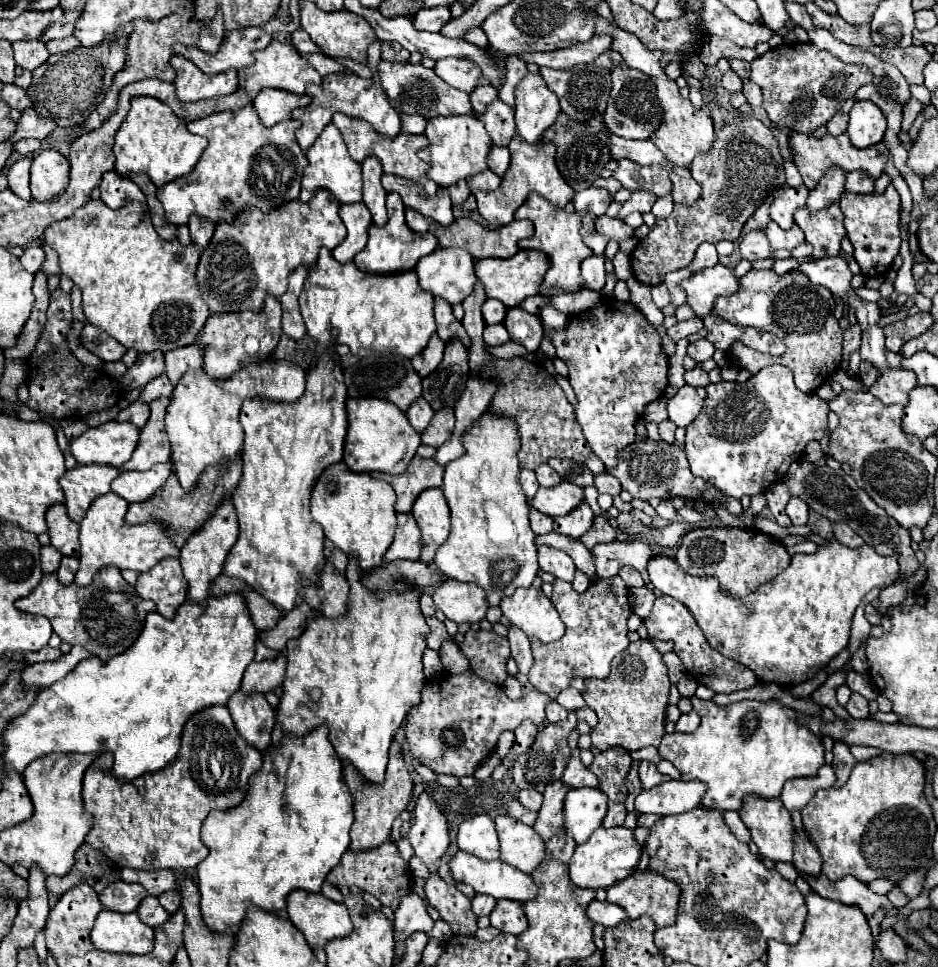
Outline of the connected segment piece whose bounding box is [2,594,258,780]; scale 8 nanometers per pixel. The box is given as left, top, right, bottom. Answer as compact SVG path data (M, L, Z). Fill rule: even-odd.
M242 594L210 596L206 606L184 602L170 620L158 612L148 612L138 642L126 654L118 654L118 658L110 658L108 662L96 656L82 660L64 680L44 688L28 712L10 722L2 734L6 744L2 754L6 770L22 774L32 760L52 752L92 754L106 750L114 754L112 774L120 780L134 780L142 774L162 770L180 750L180 734L186 720L202 708L226 704L240 688L244 670L254 660L256 634Z

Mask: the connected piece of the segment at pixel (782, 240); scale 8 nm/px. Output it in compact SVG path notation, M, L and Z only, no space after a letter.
M770 222L766 226L766 234L768 234L768 240L772 244L772 248L786 248L786 250L794 250L798 244L804 242L804 234L802 230L798 228L798 224L794 224L790 230L782 230L776 222Z

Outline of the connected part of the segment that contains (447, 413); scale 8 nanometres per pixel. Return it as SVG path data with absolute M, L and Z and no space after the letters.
M436 410L430 426L422 432L422 444L426 446L442 446L454 432L454 410Z

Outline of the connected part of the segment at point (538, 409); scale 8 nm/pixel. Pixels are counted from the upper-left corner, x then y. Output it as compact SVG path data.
M476 282L472 294L462 302L462 308L464 308L462 324L472 338L470 370L474 370L482 376L496 376L498 390L494 394L490 408L494 412L512 416L518 422L520 436L522 436L522 448L518 454L520 466L534 470L536 466L546 464L550 458L570 458L570 460L586 464L594 476L606 472L604 464L590 450L590 446L582 434L582 428L578 426L578 420L574 418L574 408L568 404L562 388L544 370L544 366L540 366L536 362L528 362L524 358L500 360L486 352L486 344L482 340L482 332L484 332L482 304L484 302L486 302L486 292L482 290L482 282Z

